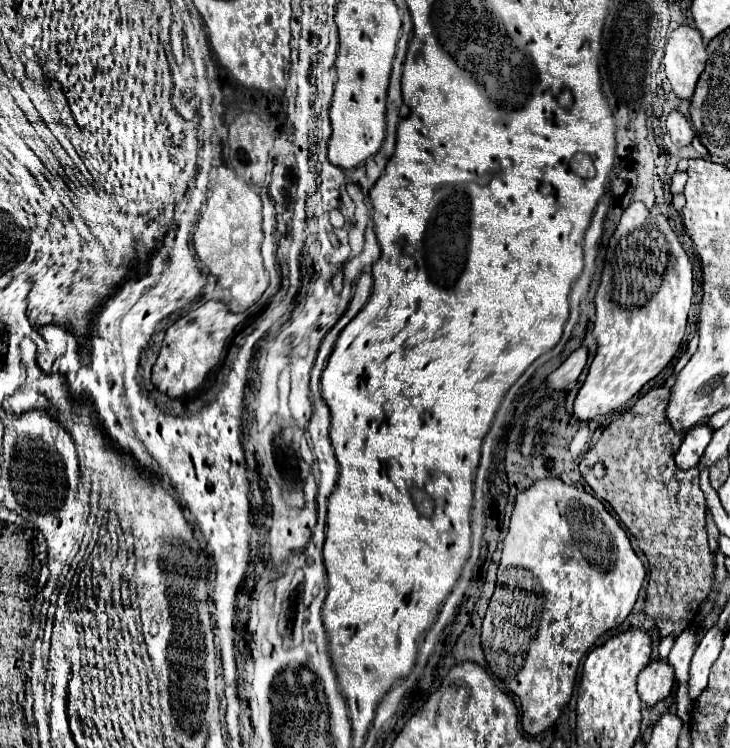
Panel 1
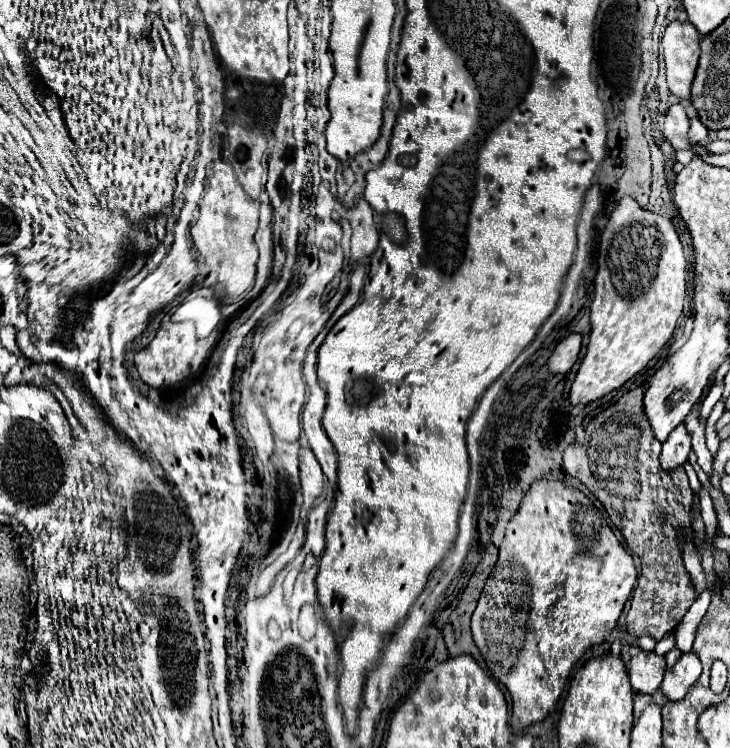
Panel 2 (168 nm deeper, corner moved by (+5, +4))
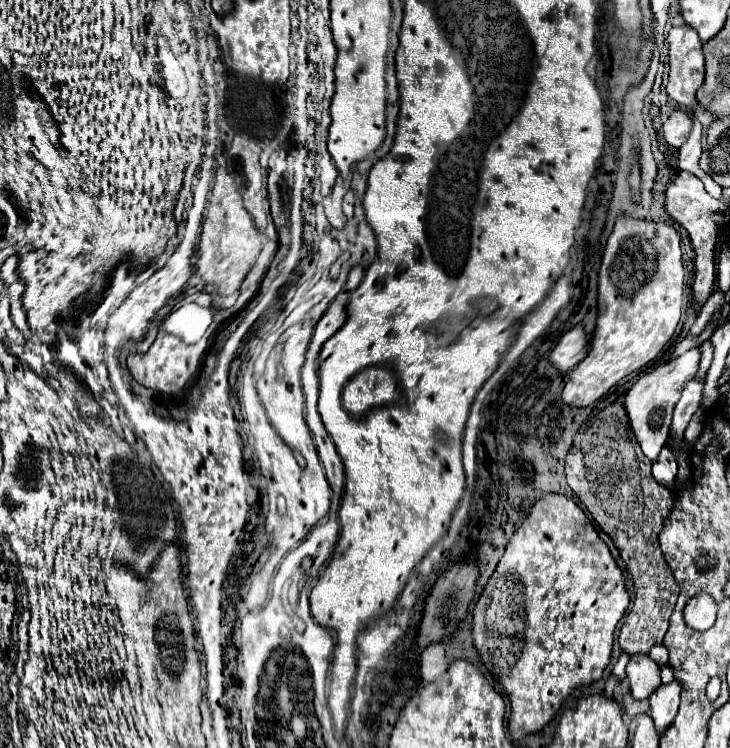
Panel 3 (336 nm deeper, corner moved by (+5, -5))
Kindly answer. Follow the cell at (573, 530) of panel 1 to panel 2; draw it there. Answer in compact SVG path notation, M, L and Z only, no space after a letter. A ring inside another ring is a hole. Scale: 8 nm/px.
M536 480L524 494L520 510L508 522L498 562L472 614L474 642L492 676L512 694L510 726L514 732L546 718L550 708L558 702L572 666L588 648L602 644L610 636L634 584L634 560L618 542L594 502L584 492L562 486L562 482Z

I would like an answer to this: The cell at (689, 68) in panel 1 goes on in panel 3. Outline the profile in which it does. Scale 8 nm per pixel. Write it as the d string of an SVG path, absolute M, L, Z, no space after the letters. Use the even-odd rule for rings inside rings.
M688 25L672 27L666 41L670 49L670 73L666 91L670 97L676 97L678 103L690 109L696 105L696 91L704 81L702 41Z

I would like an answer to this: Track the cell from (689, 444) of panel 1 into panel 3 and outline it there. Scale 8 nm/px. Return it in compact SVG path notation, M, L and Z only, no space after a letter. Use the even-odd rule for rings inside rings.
M664 447L658 461L654 461L654 465L652 465L652 475L660 485L666 485L668 489L672 489L674 481L676 481L676 473L678 473L676 455L670 447Z

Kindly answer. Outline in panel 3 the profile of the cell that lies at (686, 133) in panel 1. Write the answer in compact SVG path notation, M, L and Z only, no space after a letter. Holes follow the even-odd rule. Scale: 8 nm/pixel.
M676 109L676 111L668 117L668 121L664 123L662 129L664 129L664 139L666 139L666 143L668 143L670 147L674 147L674 149L680 149L680 147L686 143L686 139L690 137L692 119L690 119L688 113Z

